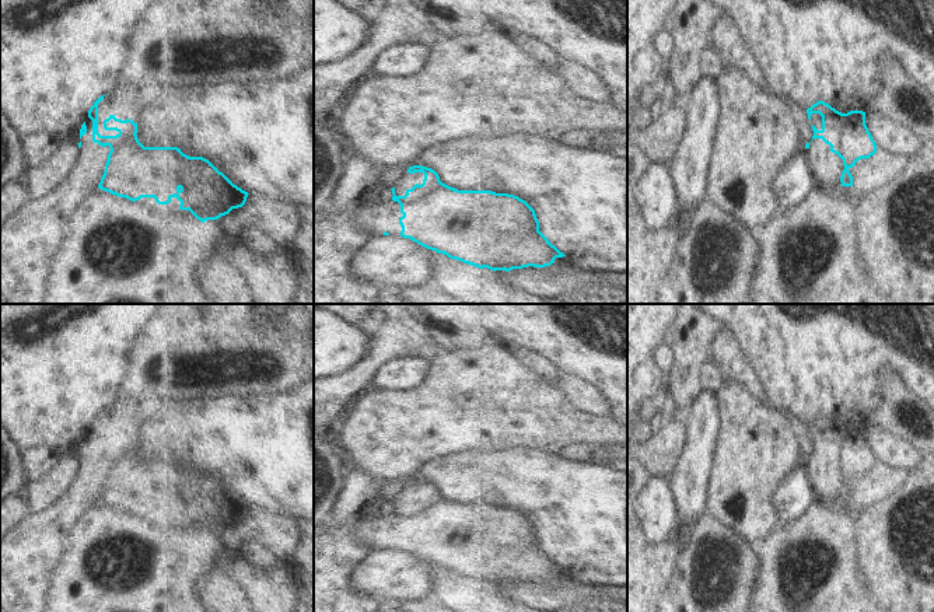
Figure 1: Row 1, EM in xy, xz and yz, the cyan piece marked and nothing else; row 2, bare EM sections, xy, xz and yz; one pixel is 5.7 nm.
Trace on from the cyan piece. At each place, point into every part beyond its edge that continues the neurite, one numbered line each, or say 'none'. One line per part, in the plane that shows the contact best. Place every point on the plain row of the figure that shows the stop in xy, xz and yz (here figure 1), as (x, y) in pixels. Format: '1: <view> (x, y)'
1: xz (374, 534)

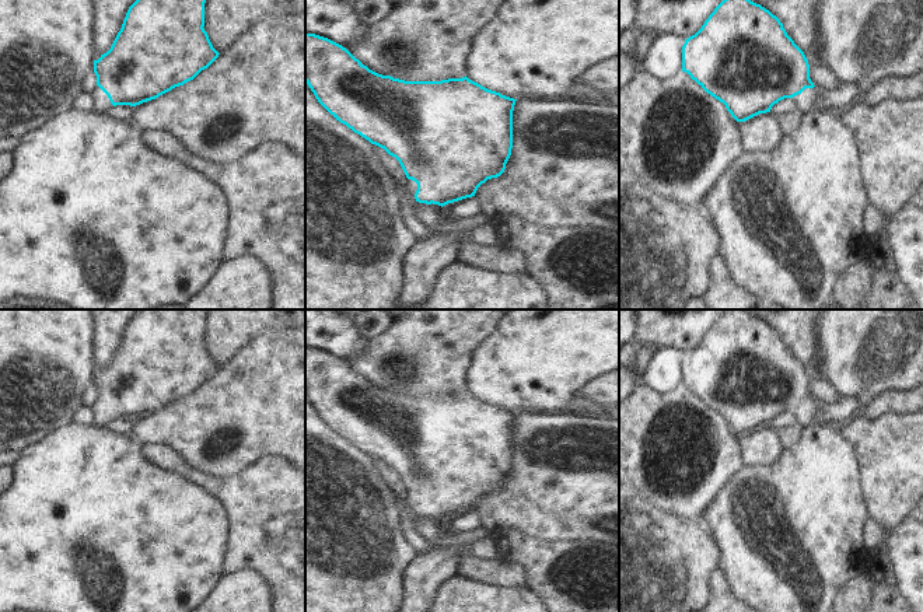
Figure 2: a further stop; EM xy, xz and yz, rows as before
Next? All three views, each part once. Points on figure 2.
1: xz (411, 499)

